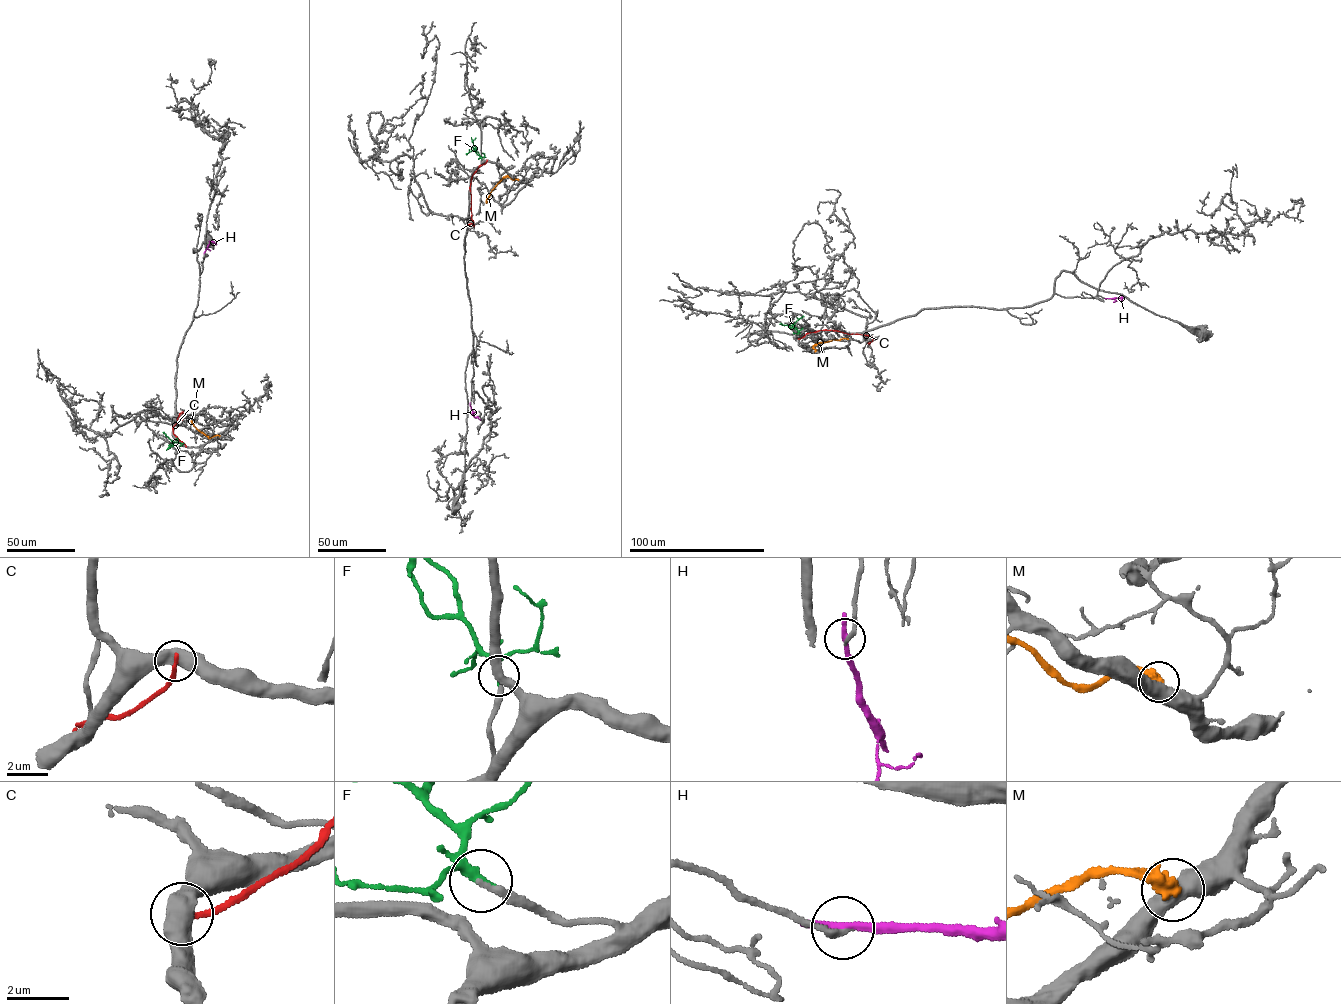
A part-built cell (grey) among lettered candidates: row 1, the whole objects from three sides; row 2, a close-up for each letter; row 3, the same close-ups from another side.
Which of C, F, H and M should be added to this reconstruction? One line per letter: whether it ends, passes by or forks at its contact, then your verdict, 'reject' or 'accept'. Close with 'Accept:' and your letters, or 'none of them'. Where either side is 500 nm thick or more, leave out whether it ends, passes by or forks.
C: reject
F: it forks | accept
H: it passes by | reject
M: reject
Accept: F

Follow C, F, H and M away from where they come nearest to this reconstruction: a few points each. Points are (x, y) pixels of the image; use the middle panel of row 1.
C: (486, 160), (472, 175), (470, 187), (473, 225), (466, 225)
F: (481, 159), (472, 142), (475, 138)
H: (470, 404), (474, 416), (480, 420)
M: (518, 179), (506, 176), (486, 203)

